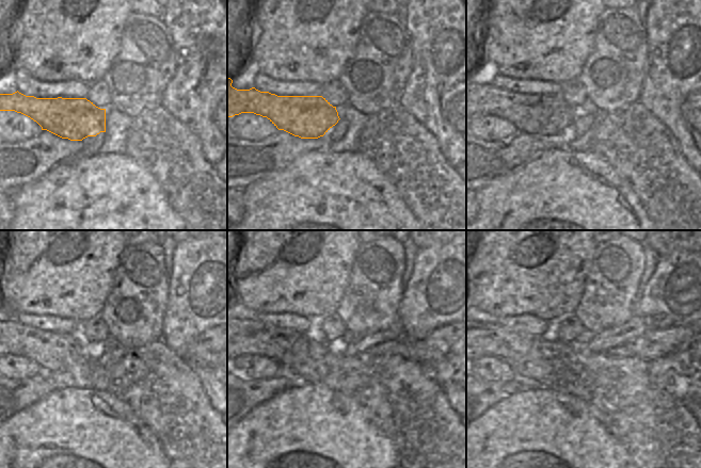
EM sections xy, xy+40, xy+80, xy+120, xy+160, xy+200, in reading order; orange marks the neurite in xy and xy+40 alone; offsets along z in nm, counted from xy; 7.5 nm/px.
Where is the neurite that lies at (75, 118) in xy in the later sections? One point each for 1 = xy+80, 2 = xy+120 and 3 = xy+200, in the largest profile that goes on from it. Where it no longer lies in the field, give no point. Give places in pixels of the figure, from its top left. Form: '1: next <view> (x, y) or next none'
1: next xy+80 (544, 115)
2: next xy+120 (52, 351)
3: next xy+200 (488, 339)

